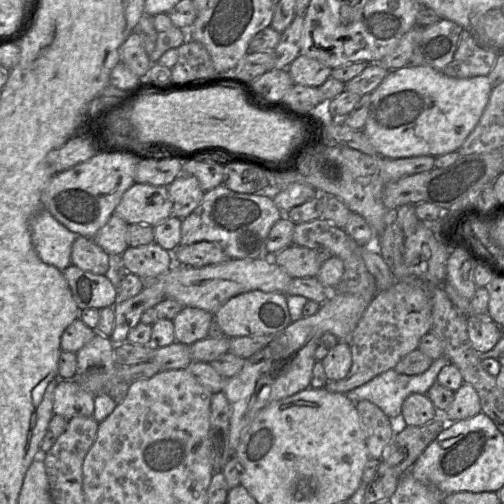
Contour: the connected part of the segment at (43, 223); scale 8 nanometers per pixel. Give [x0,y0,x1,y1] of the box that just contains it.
[31,208,77,272]

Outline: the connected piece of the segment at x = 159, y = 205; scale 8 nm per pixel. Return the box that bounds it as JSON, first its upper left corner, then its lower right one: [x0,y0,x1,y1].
[114,182,173,226]

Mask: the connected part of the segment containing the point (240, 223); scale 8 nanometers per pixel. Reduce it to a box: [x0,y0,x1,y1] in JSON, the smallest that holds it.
[180,184,284,259]

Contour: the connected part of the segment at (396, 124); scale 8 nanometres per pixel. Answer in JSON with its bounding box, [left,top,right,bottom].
[363,64,492,159]

